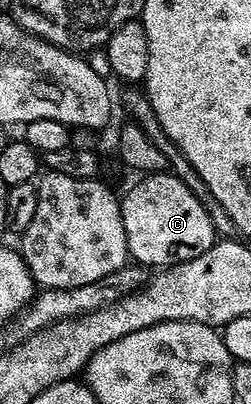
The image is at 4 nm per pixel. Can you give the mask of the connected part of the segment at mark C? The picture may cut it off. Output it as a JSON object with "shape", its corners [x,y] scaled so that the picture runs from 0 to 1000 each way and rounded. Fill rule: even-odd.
{"shape":[[[578,431],[550,446],[562,448],[522,458],[498,485],[490,475],[478,488],[514,629],[550,656],[685,658],[841,619],[873,577],[849,567],[825,520],[793,510],[793,490],[745,470],[709,436]]]}

